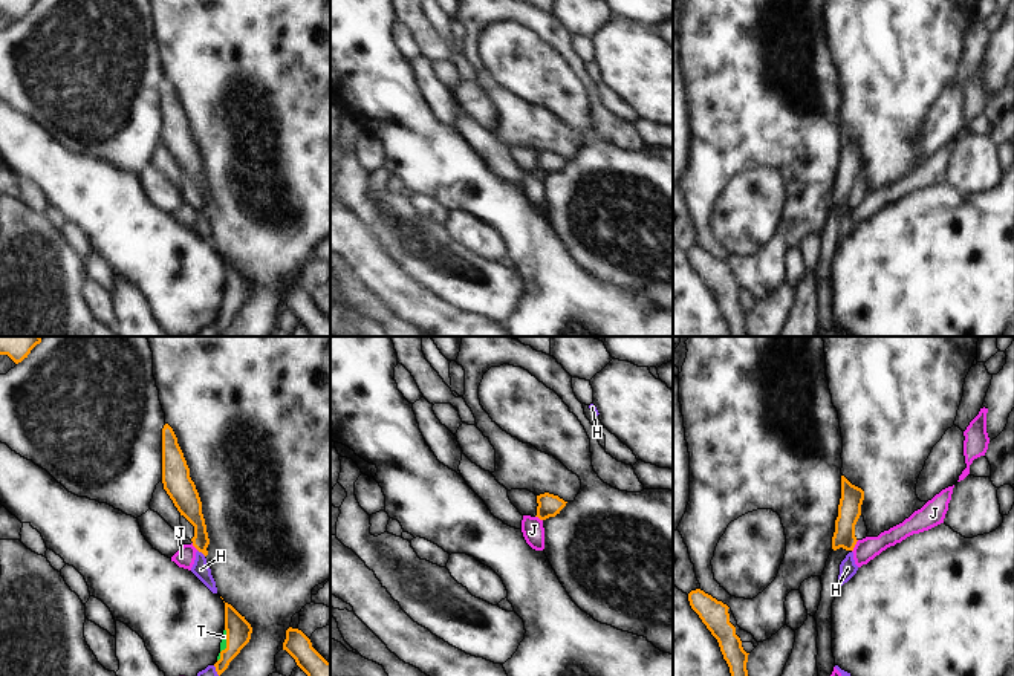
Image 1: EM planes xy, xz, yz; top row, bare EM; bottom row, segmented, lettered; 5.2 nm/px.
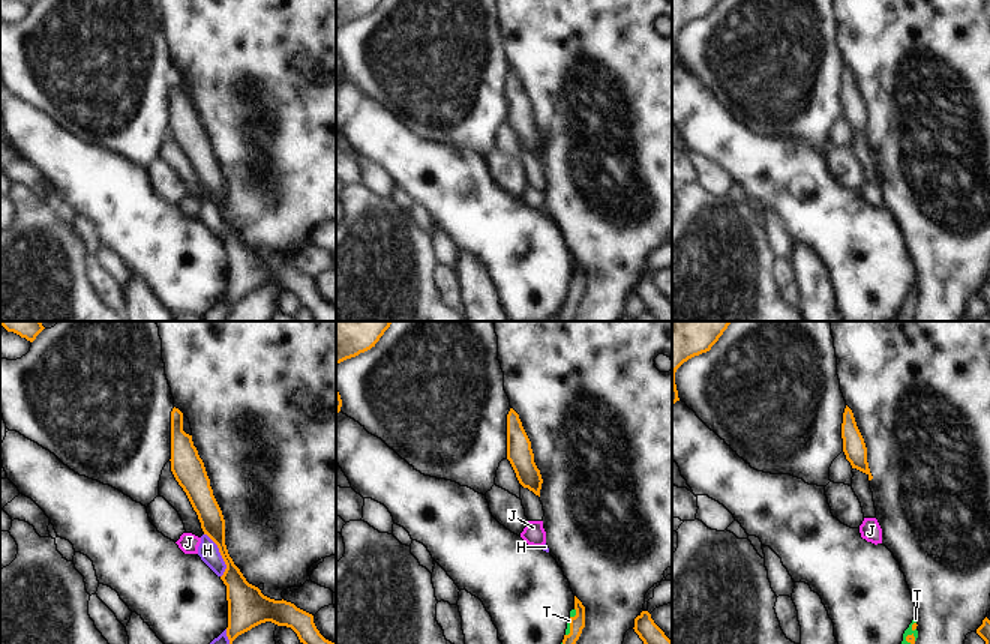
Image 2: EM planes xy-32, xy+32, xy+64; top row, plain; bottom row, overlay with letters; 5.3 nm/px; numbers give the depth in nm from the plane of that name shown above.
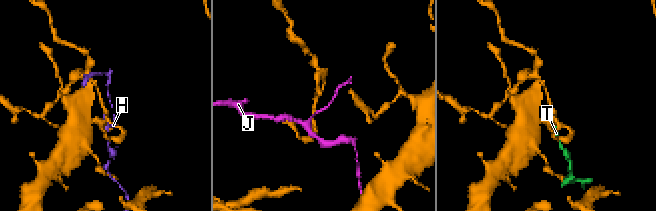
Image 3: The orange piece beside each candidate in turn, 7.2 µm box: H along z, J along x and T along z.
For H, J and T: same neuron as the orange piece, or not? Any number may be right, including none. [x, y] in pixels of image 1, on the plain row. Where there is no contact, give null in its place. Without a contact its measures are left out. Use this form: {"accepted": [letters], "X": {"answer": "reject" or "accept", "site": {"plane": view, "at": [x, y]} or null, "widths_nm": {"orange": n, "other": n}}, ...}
{"accepted": ["T"], "H": {"answer": "reject", "site": {"plane": "xy", "at": [202, 210]}, "widths_nm": {"orange": 120, "other": 90}}, "J": {"answer": "reject", "site": {"plane": "yz", "at": [854, 204]}, "widths_nm": {"orange": 130, "other": 120}}, "T": {"answer": "accept", "site": {"plane": "xy", "at": [227, 303]}, "widths_nm": {"orange": 130, "other": 30}}}

